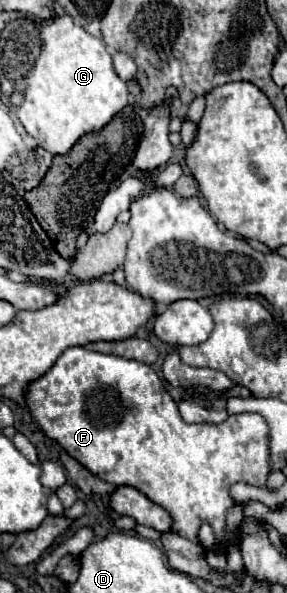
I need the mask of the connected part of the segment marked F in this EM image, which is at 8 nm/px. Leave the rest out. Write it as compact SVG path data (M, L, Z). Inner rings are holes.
M69 347L47 373L27 385L25 401L33 423L49 439L57 441L73 459L77 459L99 479L117 487L129 485L145 493L153 503L171 513L173 531L191 541L197 541L201 523L211 523L223 545L227 545L231 539L237 539L225 531L225 511L233 505L233 499L229 497L229 485L243 481L265 487L269 477L269 429L261 415L241 413L229 415L217 425L187 425L157 373L139 361L87 351L83 347Z

